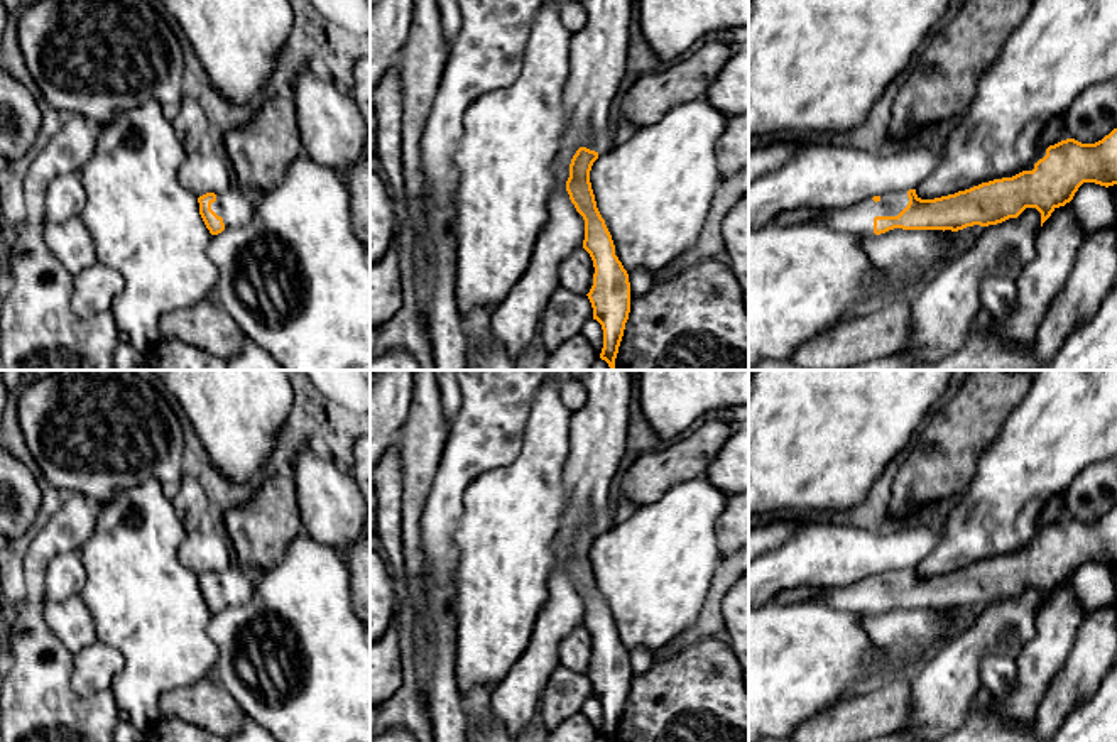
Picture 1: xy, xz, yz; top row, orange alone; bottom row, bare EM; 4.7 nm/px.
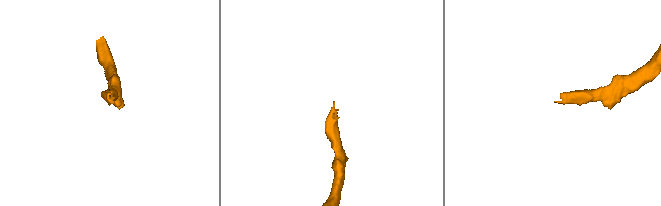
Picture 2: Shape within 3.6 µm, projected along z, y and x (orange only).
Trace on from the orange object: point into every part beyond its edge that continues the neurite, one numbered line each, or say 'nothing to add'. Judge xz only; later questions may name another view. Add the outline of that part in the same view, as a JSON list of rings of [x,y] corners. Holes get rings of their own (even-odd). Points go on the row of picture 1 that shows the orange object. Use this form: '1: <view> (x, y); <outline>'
nothing to add

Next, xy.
1: xy (235, 207); [[[233,186],[232,189],[216,194],[211,210],[223,218],[225,228],[238,228],[253,218],[255,199],[242,188]]]

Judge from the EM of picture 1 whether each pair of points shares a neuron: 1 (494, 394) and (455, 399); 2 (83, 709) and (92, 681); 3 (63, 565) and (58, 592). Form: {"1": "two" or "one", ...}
{"1": "two", "2": "two", "3": "one"}

